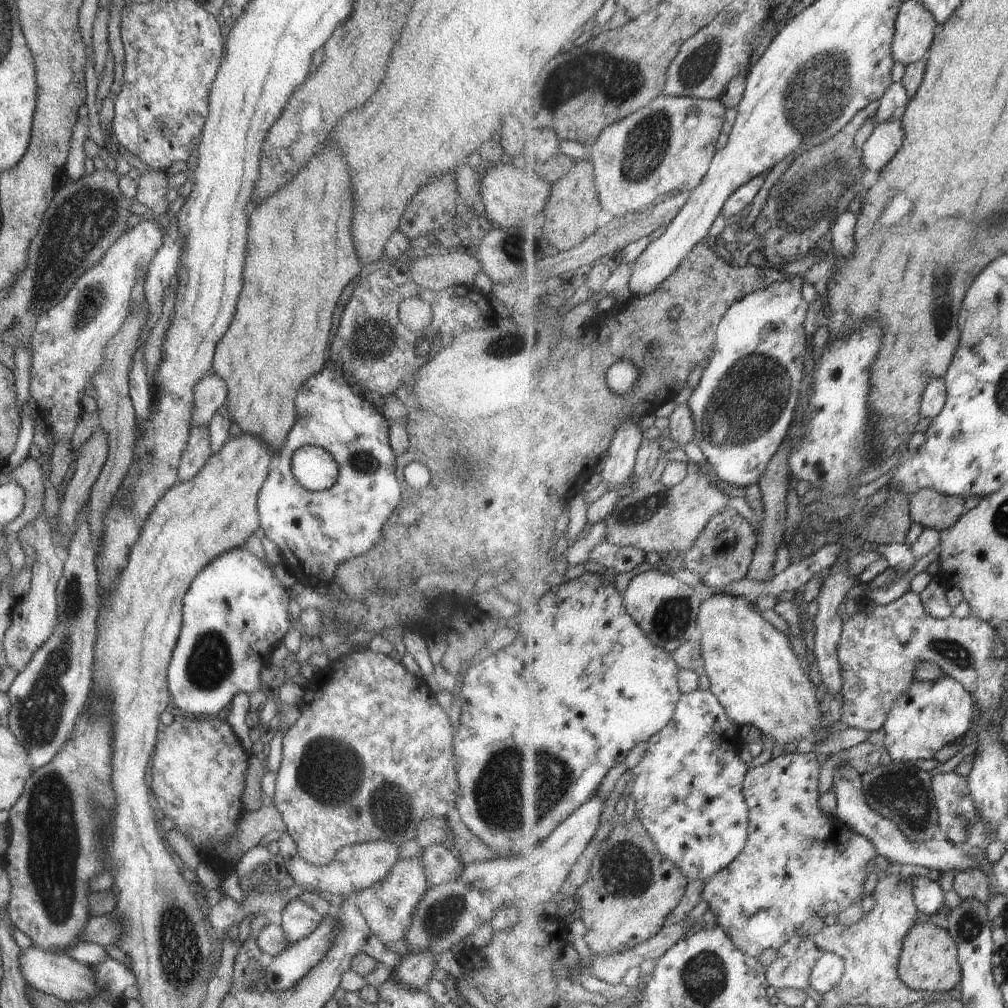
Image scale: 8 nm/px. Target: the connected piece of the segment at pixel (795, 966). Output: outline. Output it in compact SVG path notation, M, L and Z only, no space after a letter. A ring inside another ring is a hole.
M796 935L778 949L777 957L767 967L766 978L777 990L810 988L813 968L822 956L812 937Z

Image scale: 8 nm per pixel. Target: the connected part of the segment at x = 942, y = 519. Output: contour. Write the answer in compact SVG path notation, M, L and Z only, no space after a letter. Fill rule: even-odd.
M933 488L917 491L910 496L912 522L938 532L948 531L965 515L965 500L947 496Z

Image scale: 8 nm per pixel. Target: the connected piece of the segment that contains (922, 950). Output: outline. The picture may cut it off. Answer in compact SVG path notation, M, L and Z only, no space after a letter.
M931 920L913 928L904 940L898 974L912 990L931 993L951 992L962 985L962 966L959 964L958 946L946 928Z

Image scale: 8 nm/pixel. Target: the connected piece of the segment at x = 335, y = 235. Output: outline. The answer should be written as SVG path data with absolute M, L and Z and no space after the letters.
M316 150L315 156L312 156L310 162L299 170L295 178L291 178L291 182L281 186L273 196L263 198L247 215L249 232L247 232L247 256L245 256L245 268L243 268L243 290L239 294L237 310L233 314L233 320L231 320L229 328L225 330L225 334L221 336L217 346L215 346L213 370L215 370L215 374L219 374L223 378L223 382L227 382L227 402L224 405L229 414L230 422L234 422L241 433L251 434L251 436L259 438L263 444L267 444L270 453L273 455L273 460L279 454L279 450L283 448L287 432L295 424L293 400L295 400L295 394L297 394L299 386L303 384L303 380L307 380L309 376L317 374L323 368L323 362L325 362L323 352L327 348L327 338L329 338L329 318L333 316L331 312L337 304L337 298L339 298L341 290L345 288L345 284L359 275L362 269L359 258L356 257L355 250L353 250L351 236L349 236L351 208L353 208L353 204L351 202L351 190L349 190L349 172L347 172L347 164L343 162L341 154L335 152L335 150L325 150L325 152Z

